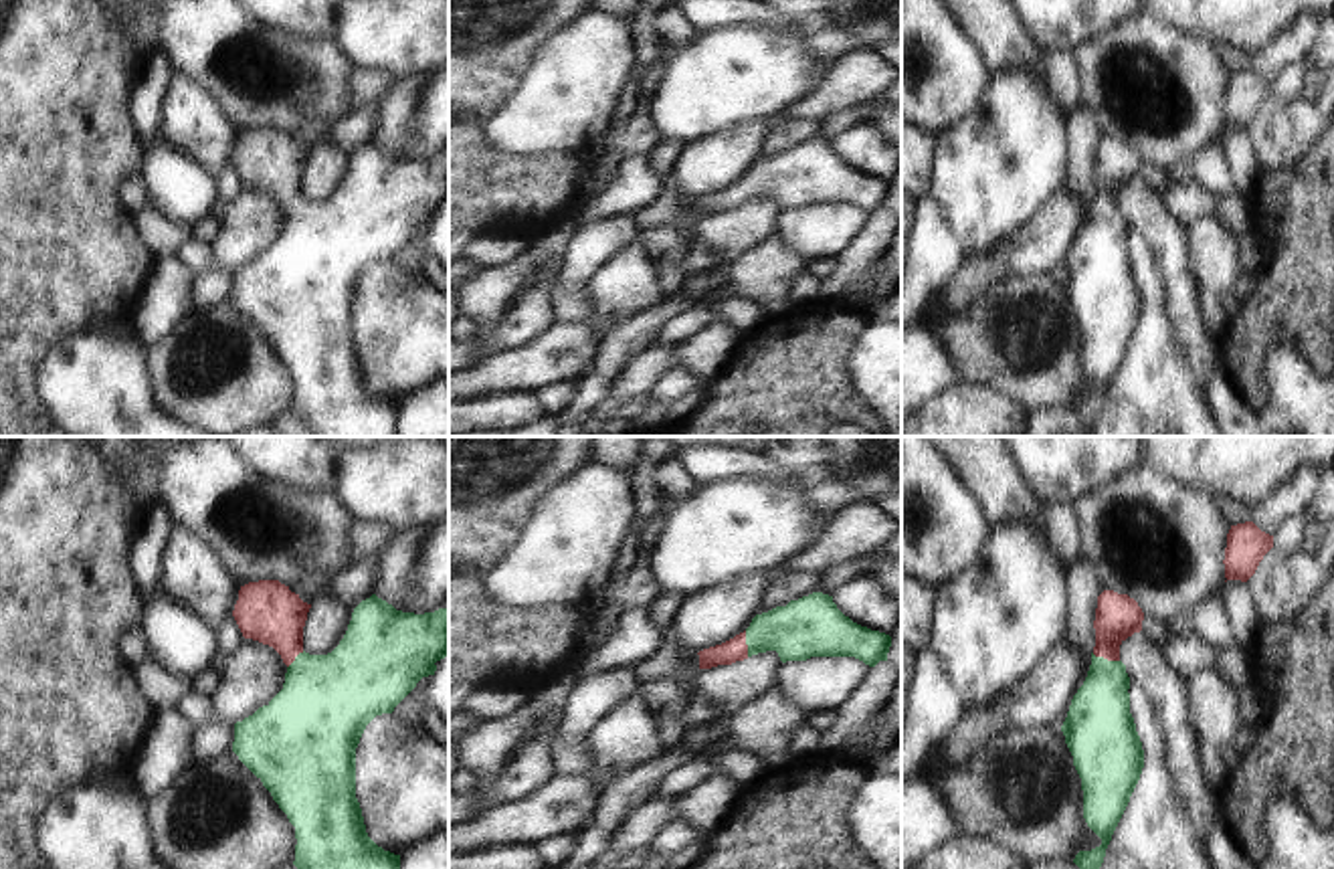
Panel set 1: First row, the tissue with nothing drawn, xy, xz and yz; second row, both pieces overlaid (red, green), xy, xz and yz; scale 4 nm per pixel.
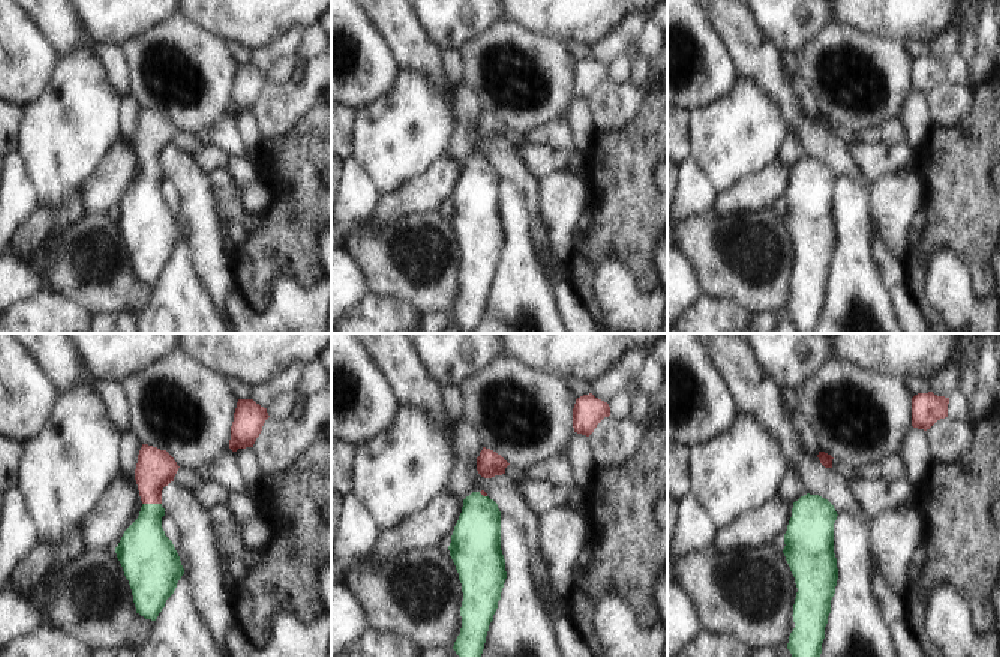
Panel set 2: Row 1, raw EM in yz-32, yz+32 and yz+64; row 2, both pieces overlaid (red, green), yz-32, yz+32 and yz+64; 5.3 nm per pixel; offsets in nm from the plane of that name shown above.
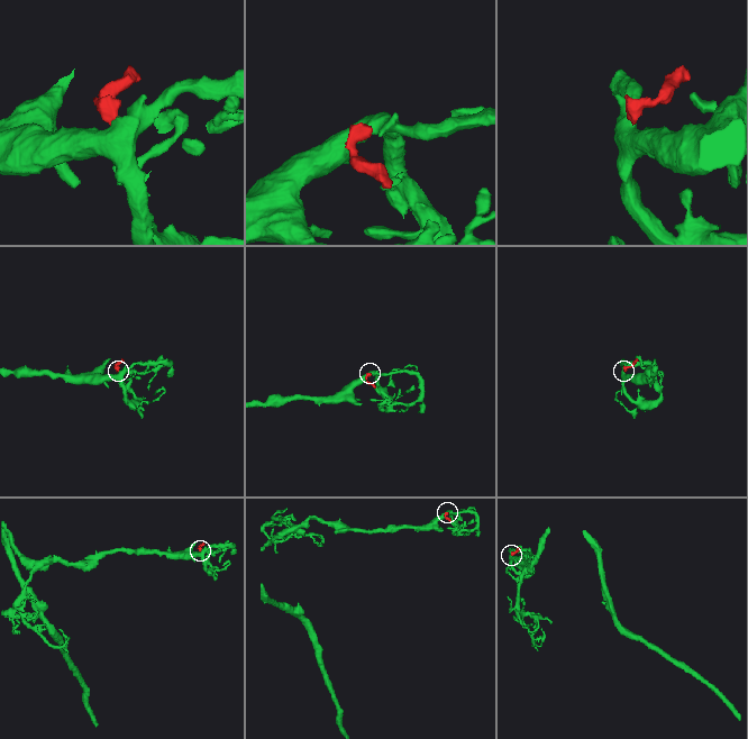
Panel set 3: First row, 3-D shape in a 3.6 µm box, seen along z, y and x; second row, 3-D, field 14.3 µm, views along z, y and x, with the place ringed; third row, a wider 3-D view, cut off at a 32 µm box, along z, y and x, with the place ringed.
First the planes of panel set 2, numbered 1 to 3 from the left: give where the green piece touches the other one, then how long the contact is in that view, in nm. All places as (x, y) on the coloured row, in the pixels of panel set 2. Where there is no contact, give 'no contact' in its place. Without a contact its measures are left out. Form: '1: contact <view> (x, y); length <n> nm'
1: contact yz-32 (152, 503); length 100 nm
2: contact yz+32 (483, 495); length 50 nm
3: no contact

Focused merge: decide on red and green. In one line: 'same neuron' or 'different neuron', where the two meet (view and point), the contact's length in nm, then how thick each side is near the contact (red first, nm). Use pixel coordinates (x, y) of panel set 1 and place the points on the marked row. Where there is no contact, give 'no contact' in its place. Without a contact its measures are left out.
same neuron | yz (1106, 657) | 120 nm | 180/240 nm

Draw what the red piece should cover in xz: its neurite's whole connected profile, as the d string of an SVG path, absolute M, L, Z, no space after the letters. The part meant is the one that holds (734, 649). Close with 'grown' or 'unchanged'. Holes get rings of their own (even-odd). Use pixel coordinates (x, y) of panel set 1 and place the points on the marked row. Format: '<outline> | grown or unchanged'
M813 592L756 614L744 633L697 655L699 669L732 665L766 651L776 651L782 663L855 657L875 667L887 661L889 647L889 635L853 622L837 608L833 596Z | grown

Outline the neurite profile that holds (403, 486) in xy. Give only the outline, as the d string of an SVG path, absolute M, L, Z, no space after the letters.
M416 437L378 449L340 449L338 497L354 517L396 534L449 519L449 443Z

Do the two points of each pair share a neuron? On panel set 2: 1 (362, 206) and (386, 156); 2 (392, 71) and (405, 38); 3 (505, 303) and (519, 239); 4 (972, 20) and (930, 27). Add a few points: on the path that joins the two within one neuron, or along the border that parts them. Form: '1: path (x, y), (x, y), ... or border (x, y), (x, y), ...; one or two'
1: border (353, 155), (381, 197); two
2: border (377, 32), (401, 68); two
3: path (519, 287), (519, 255); one
4: border (951, 29), (933, 42); two

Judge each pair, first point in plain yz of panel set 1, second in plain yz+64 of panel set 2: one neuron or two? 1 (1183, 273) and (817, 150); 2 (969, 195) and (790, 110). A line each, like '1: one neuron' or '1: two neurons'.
1: one neuron
2: two neurons

